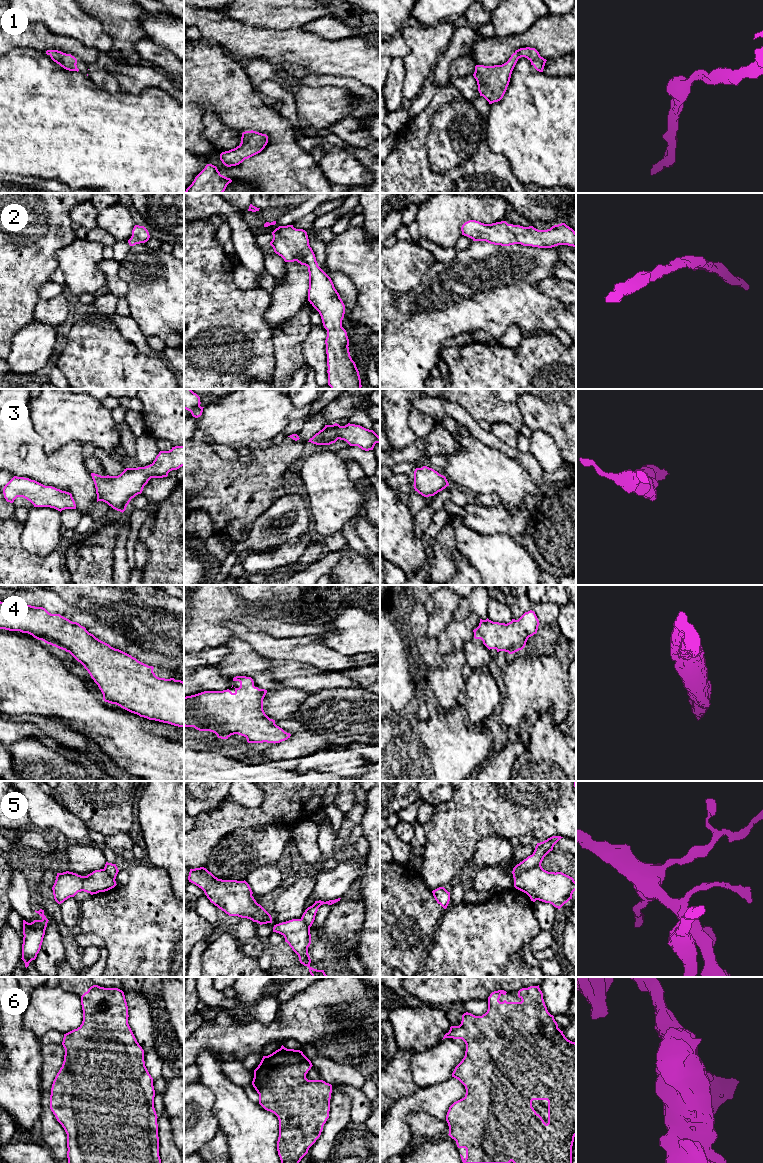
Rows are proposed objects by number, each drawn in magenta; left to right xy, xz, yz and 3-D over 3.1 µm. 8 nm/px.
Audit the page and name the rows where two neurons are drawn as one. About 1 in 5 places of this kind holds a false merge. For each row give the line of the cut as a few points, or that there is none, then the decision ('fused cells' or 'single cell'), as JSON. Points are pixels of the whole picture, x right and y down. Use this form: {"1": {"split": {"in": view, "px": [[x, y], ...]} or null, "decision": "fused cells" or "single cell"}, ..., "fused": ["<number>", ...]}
{"1": {"split": null, "decision": "single cell"}, "2": {"split": null, "decision": "single cell"}, "3": {"split": null, "decision": "single cell"}, "4": {"split": null, "decision": "single cell"}, "5": {"split": {"in": "yz", "px": [[540, 864], [524, 869], [514, 879]]}, "decision": "fused cells"}, "6": {"split": null, "decision": "single cell"}, "fused": ["5"]}

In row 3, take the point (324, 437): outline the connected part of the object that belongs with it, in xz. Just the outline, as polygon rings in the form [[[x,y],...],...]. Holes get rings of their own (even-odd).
[[[337,423],[325,425],[308,442],[316,445],[330,445],[338,439],[346,441],[350,446],[358,446],[365,451],[373,450],[375,444],[380,443],[380,437],[373,430],[350,423],[345,426],[340,426]]]

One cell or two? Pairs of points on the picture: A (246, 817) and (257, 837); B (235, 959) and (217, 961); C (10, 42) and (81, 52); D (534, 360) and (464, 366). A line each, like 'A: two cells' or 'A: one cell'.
A: two cells
B: one cell
C: one cell
D: one cell

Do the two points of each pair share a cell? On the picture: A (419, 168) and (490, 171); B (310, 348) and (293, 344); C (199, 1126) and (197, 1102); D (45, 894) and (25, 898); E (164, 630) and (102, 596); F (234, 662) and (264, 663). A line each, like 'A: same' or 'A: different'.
A: same
B: different
C: same
D: different
E: same
F: same

